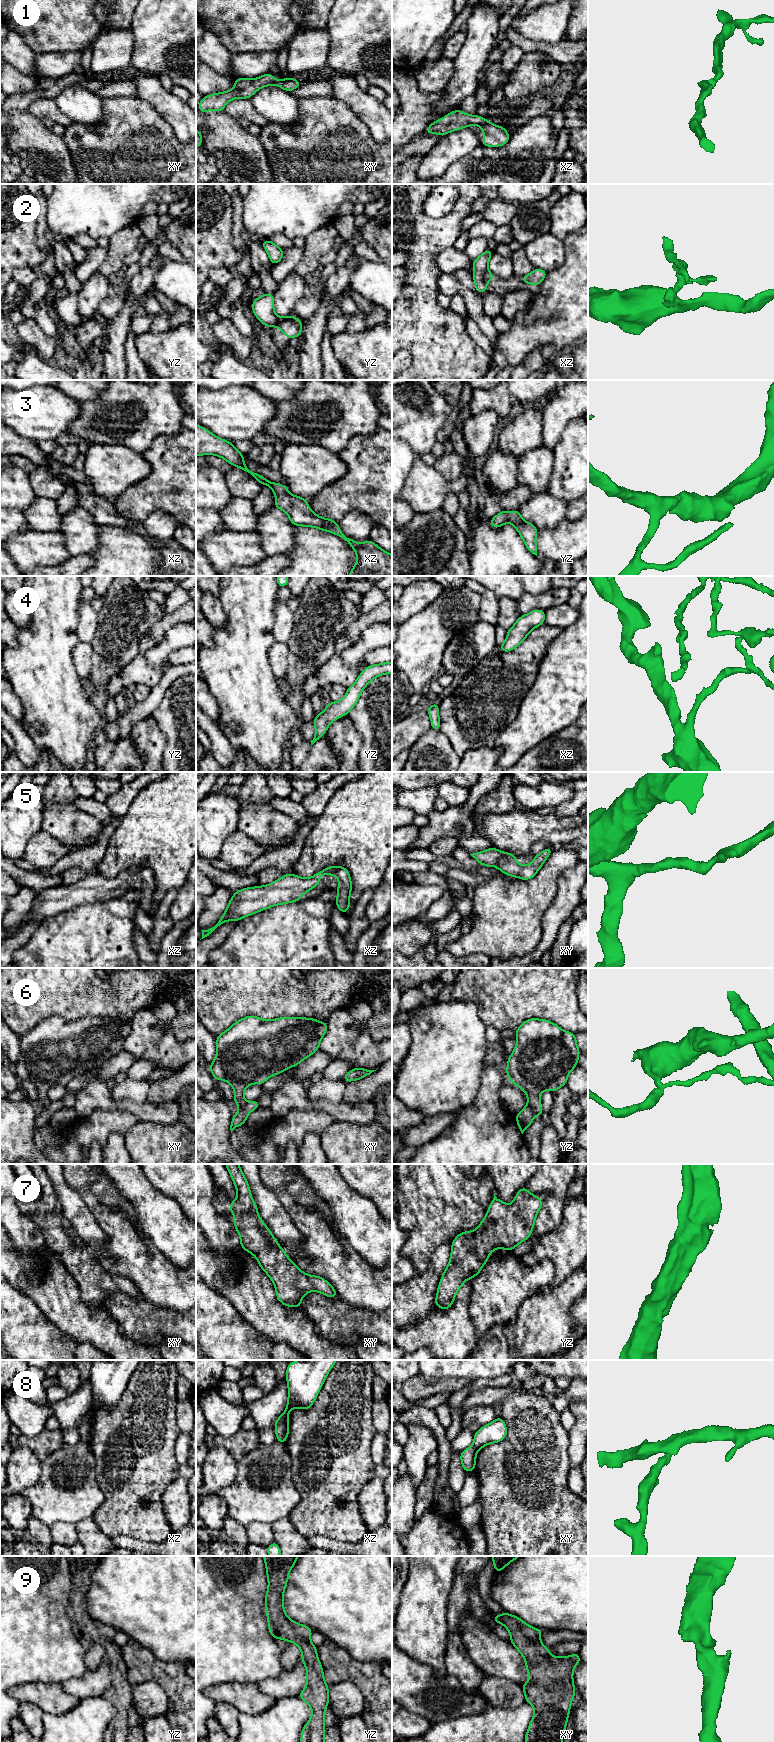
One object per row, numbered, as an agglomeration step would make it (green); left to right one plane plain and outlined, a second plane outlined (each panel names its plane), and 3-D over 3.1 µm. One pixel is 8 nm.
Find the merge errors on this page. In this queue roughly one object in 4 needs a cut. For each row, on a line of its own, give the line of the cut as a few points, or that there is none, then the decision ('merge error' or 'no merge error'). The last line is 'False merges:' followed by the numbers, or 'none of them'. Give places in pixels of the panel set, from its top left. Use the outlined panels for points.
1: no cut; no merge error
2: cut in yz along (294, 320), (285, 320), (278, 326); merge error
3: no cut; no merge error
4: no cut; no merge error
5: no cut; no merge error
6: cut in yz along (528, 1104), (534, 1115); merge error
7: no cut; no merge error
8: cut in xy along (473, 1445), (477, 1450); merge error
9: no cut; no merge error
False merges: 2, 6, 8

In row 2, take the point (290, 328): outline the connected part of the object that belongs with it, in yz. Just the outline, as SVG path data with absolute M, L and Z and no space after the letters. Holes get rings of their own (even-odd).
M286 320L279 326L280 331L288 338L301 337L300 326L294 320Z

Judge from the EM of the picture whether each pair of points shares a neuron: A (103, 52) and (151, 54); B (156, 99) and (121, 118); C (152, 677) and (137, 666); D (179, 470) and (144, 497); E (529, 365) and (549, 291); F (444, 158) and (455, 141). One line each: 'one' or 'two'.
A: two
B: two
C: one
D: one
E: two
F: one

